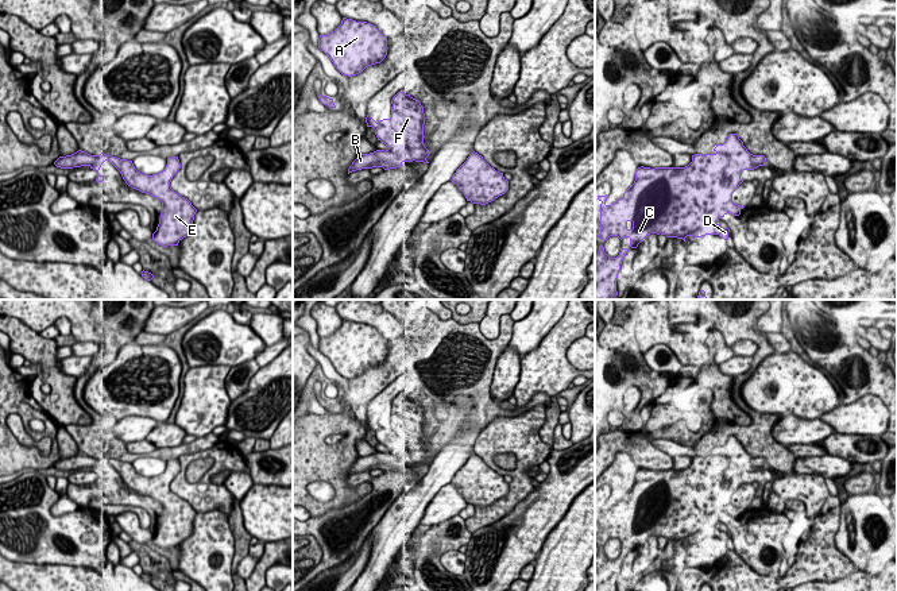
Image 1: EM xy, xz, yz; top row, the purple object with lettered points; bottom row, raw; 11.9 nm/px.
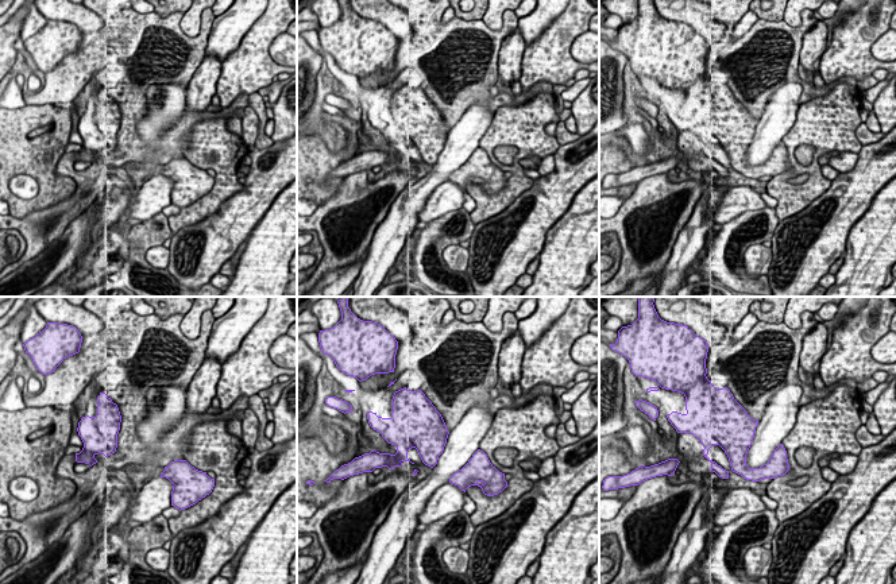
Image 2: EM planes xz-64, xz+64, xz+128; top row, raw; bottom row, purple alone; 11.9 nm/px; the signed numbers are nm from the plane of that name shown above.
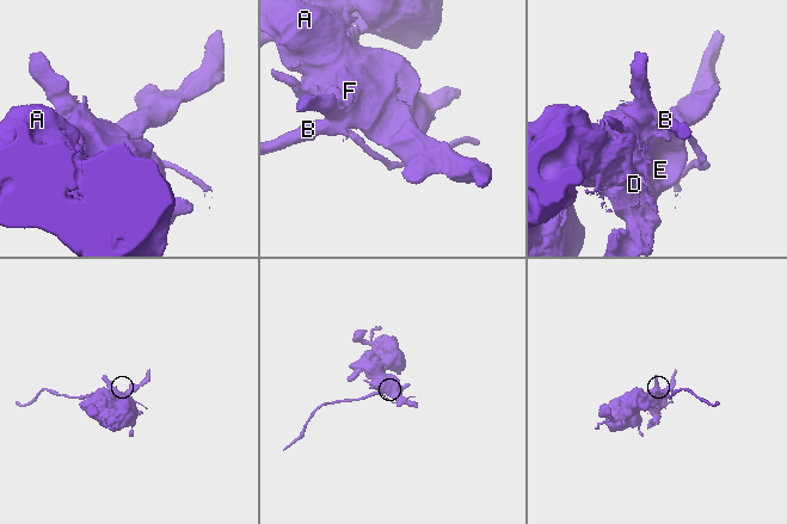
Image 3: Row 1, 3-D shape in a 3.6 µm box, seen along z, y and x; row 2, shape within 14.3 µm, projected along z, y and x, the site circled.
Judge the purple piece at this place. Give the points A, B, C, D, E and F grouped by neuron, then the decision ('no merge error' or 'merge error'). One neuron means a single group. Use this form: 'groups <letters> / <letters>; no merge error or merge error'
groups A B C D E F; no merge error

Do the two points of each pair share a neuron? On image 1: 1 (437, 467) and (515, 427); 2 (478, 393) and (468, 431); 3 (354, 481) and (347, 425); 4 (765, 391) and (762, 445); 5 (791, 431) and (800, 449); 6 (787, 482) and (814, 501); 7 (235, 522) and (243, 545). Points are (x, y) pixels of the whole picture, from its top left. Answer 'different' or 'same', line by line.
1: different
2: different
3: different
4: different
5: different
6: same
7: same

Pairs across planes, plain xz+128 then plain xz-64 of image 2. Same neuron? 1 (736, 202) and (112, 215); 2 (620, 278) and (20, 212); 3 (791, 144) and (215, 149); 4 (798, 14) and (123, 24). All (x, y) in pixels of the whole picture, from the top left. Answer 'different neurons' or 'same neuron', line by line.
1: different neurons
2: different neurons
3: same neuron
4: same neuron

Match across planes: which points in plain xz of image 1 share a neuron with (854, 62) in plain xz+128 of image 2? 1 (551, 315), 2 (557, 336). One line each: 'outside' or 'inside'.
1: outside
2: inside

